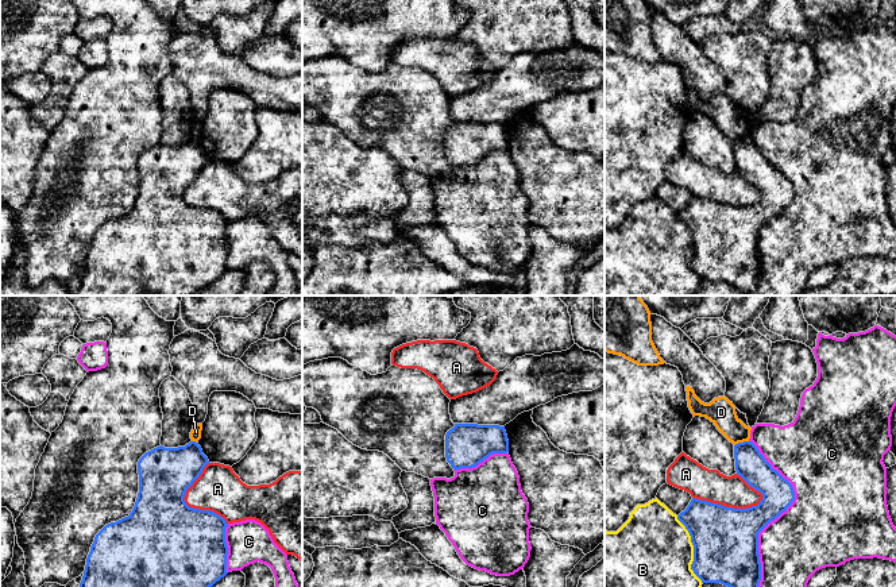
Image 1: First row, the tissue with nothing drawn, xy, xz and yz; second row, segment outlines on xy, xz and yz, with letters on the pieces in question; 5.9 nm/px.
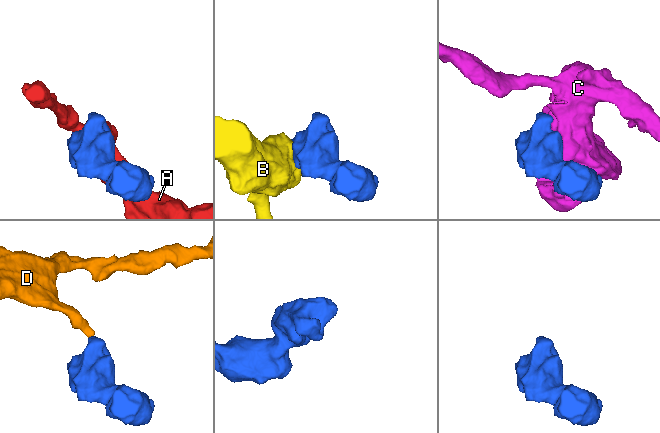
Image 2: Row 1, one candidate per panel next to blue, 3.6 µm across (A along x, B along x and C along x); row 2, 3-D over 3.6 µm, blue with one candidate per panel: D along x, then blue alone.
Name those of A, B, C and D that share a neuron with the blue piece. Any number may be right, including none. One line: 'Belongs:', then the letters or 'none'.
Belongs: none

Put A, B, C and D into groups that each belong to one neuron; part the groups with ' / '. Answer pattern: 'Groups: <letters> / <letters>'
Groups: A / B / C / D

